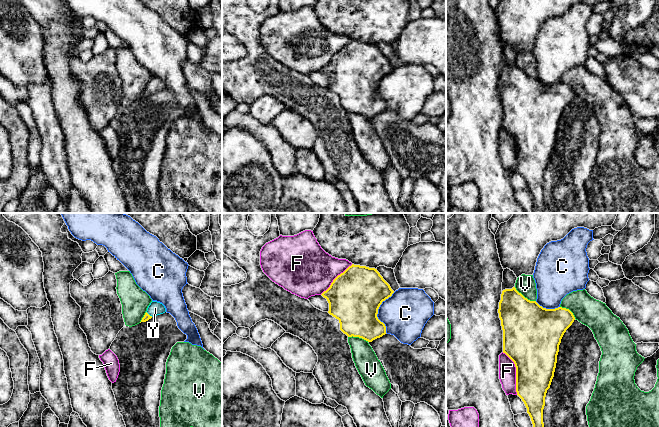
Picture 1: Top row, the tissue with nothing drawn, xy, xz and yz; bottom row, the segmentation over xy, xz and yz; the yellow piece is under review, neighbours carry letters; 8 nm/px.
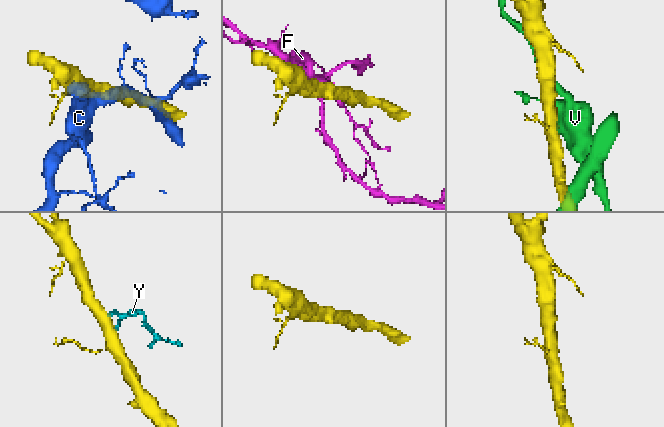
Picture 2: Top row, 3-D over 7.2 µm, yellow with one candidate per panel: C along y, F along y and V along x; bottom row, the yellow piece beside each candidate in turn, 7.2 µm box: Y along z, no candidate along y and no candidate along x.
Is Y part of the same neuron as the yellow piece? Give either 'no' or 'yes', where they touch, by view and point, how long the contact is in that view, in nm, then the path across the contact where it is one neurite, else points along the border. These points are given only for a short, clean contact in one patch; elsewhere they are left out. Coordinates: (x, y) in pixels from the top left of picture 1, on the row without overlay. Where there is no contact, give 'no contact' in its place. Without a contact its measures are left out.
yes; meets yellow in xy at (148, 90); contact 70 nm long; runs through xy (146, 93), (148, 90), (155, 84)

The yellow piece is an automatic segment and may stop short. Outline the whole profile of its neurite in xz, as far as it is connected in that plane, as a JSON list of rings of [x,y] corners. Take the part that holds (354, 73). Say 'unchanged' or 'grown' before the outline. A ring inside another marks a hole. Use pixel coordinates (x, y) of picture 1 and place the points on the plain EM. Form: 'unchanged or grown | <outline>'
unchanged | [[[354,41],[338,51],[321,71],[329,79],[328,89],[339,96],[340,106],[348,113],[359,113],[368,118],[386,110],[386,102],[378,93],[378,85],[394,67],[375,44]]]

